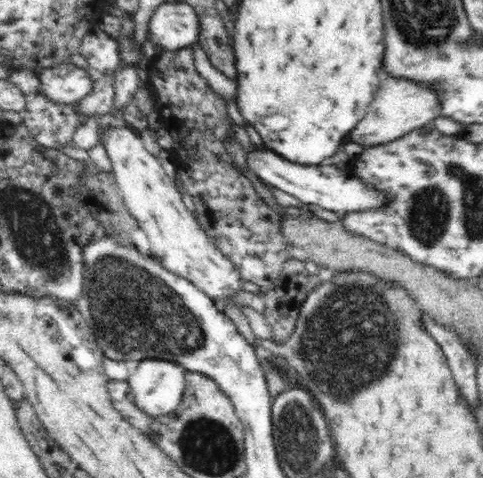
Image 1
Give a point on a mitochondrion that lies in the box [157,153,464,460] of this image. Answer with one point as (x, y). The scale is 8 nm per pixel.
(353, 322)

